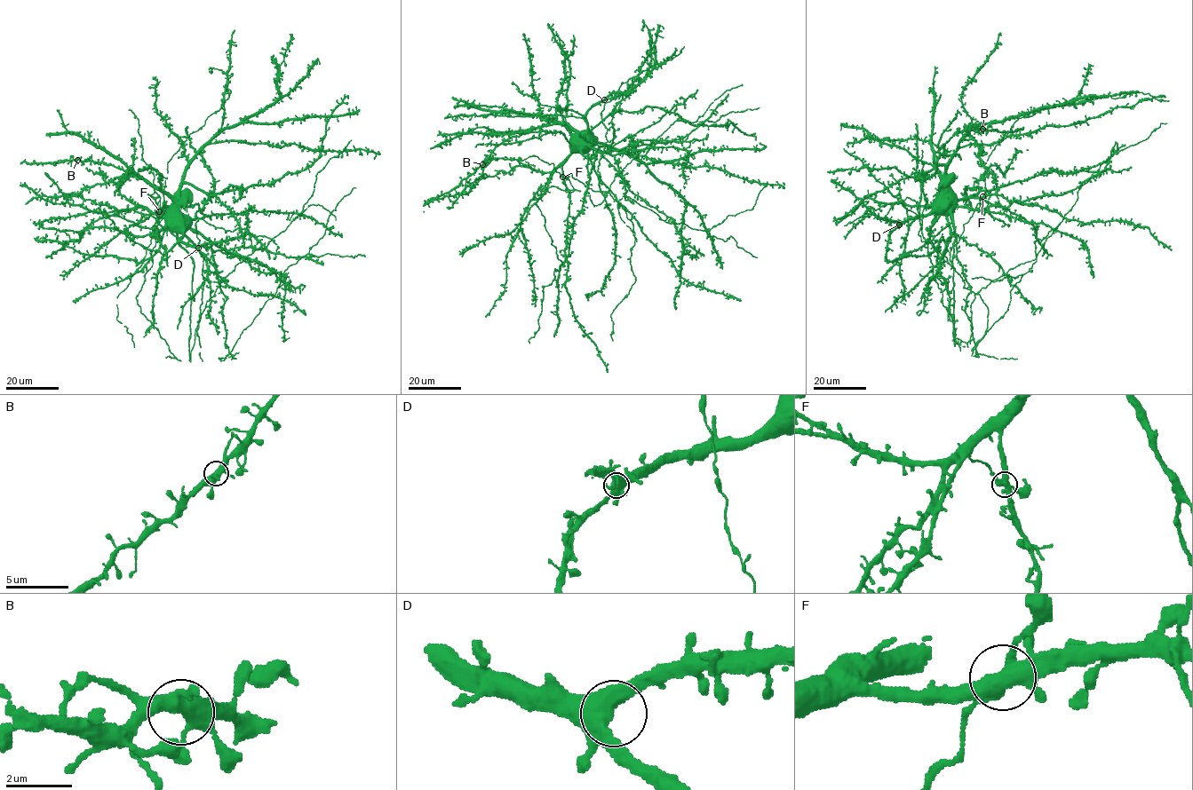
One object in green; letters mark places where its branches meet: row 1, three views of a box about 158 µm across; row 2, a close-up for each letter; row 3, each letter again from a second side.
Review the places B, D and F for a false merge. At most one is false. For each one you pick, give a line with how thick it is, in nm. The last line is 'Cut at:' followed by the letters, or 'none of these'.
Cut at: none of these

